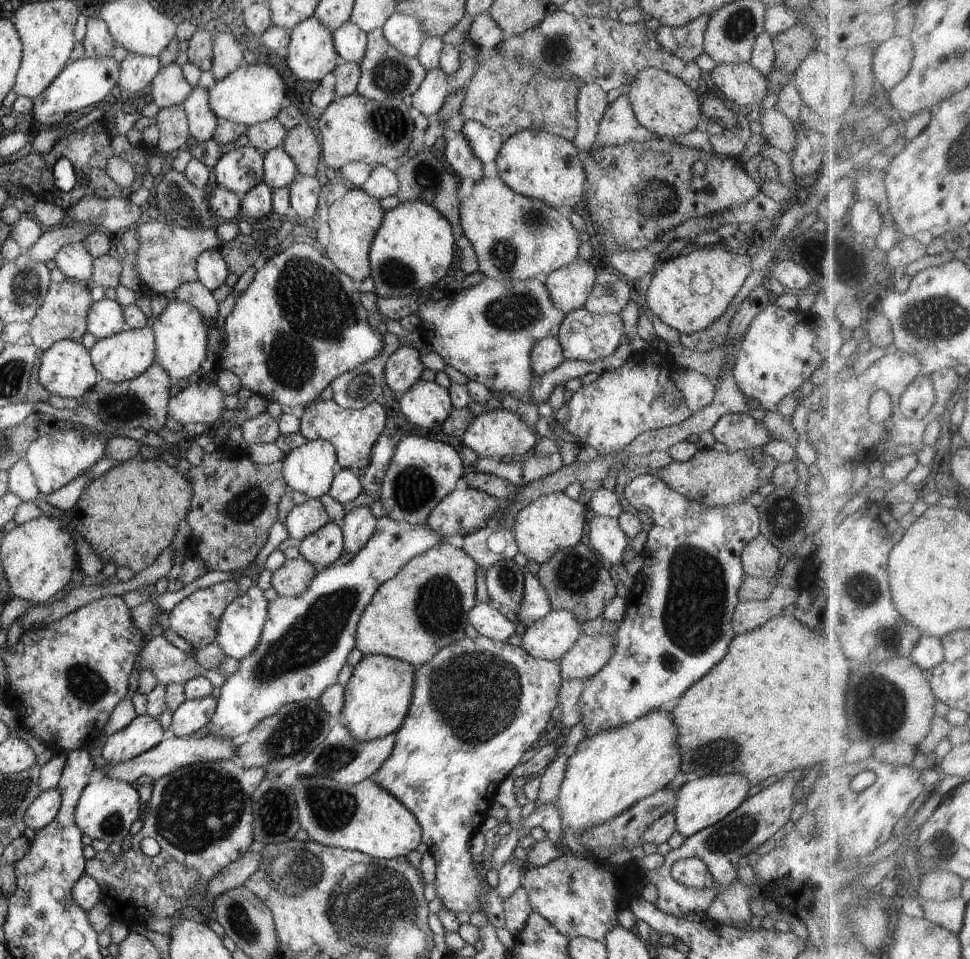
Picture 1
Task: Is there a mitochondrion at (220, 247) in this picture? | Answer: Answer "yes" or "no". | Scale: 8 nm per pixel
no

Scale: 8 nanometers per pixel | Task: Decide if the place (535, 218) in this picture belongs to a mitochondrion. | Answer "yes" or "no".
yes

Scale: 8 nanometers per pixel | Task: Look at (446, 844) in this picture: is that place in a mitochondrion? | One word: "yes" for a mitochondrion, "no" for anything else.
no

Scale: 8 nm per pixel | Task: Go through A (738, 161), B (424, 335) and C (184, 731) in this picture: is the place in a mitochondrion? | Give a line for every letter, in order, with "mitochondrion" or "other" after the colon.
A: other
B: other
C: other

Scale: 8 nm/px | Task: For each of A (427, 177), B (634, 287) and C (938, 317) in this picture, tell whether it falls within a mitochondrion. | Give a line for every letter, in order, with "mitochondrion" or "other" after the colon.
A: mitochondrion
B: other
C: mitochondrion

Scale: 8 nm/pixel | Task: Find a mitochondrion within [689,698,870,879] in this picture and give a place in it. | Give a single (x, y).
(728, 838)

